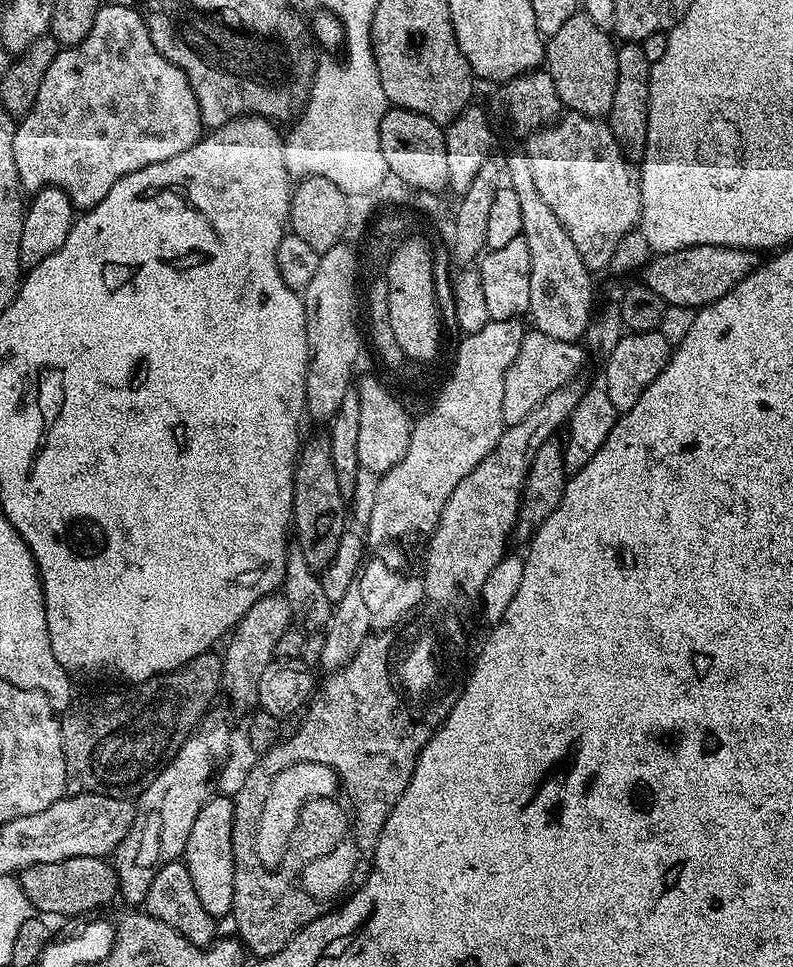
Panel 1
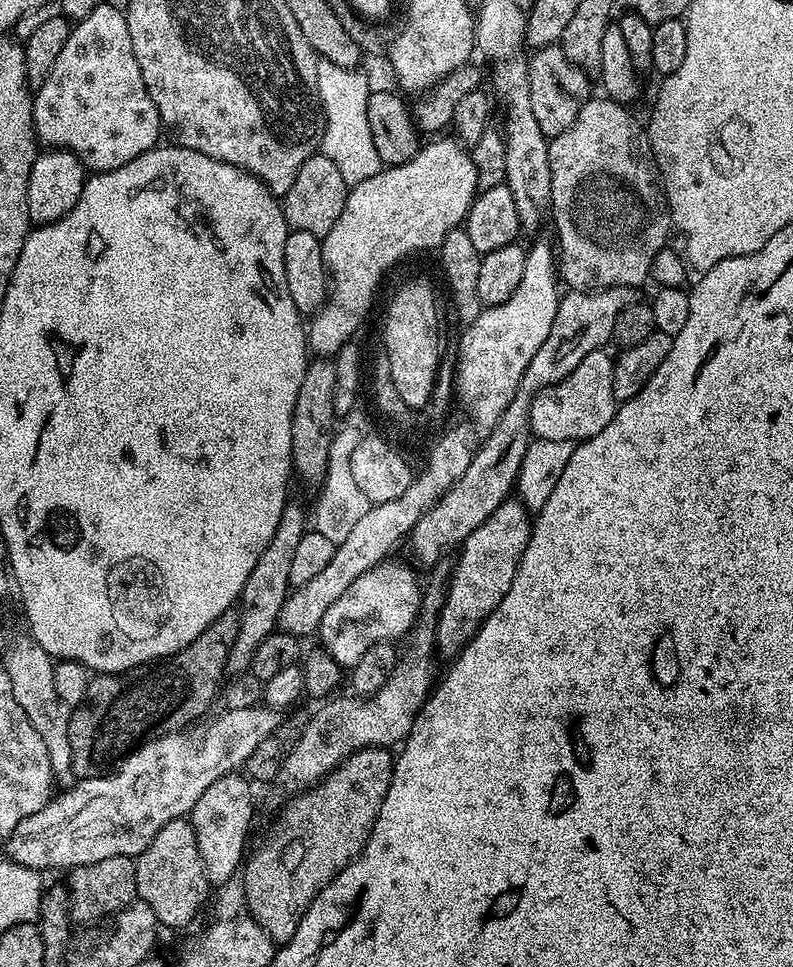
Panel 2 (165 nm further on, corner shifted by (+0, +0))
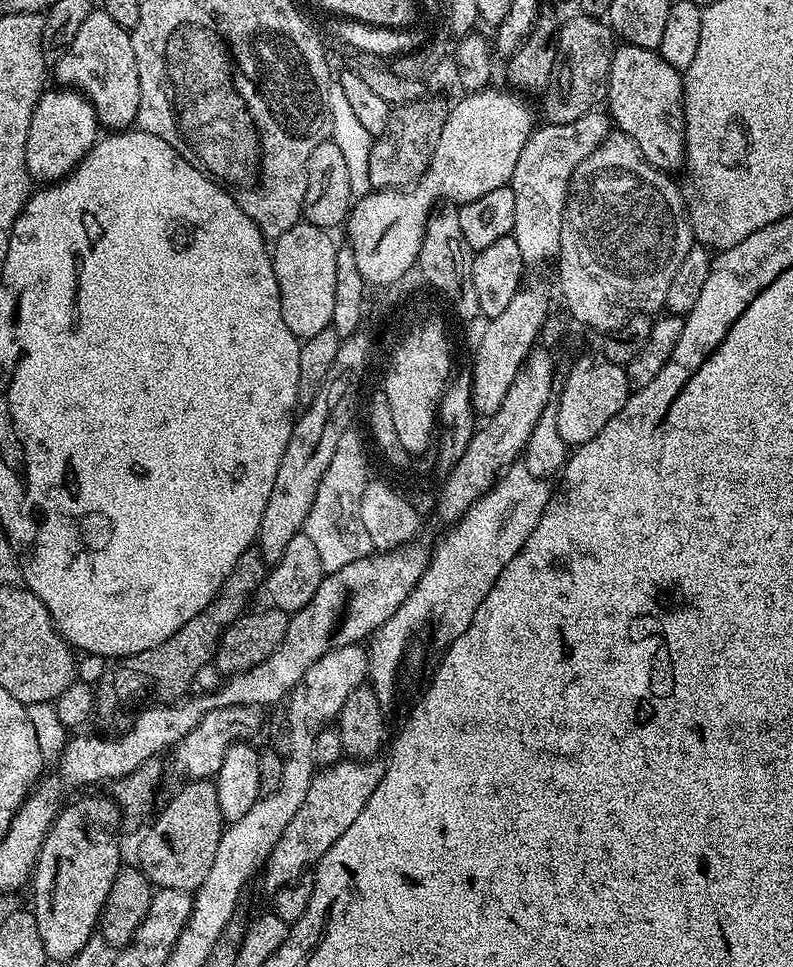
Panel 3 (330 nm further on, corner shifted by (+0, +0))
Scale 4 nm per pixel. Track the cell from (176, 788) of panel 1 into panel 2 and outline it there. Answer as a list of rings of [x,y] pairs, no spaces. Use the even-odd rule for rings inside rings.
[[[295,502],[285,504],[282,518],[278,518],[278,530],[274,530],[274,538],[266,550],[262,550],[262,558],[258,558],[254,570],[250,570],[250,578],[246,578],[246,586],[238,601],[240,625],[238,638],[234,638],[234,646],[230,646],[230,658],[227,671],[232,674],[244,674],[251,669],[254,650],[262,644],[271,632],[277,631],[280,623],[280,611],[290,591],[290,565],[294,559],[294,550],[298,541],[306,531],[304,512]]]

